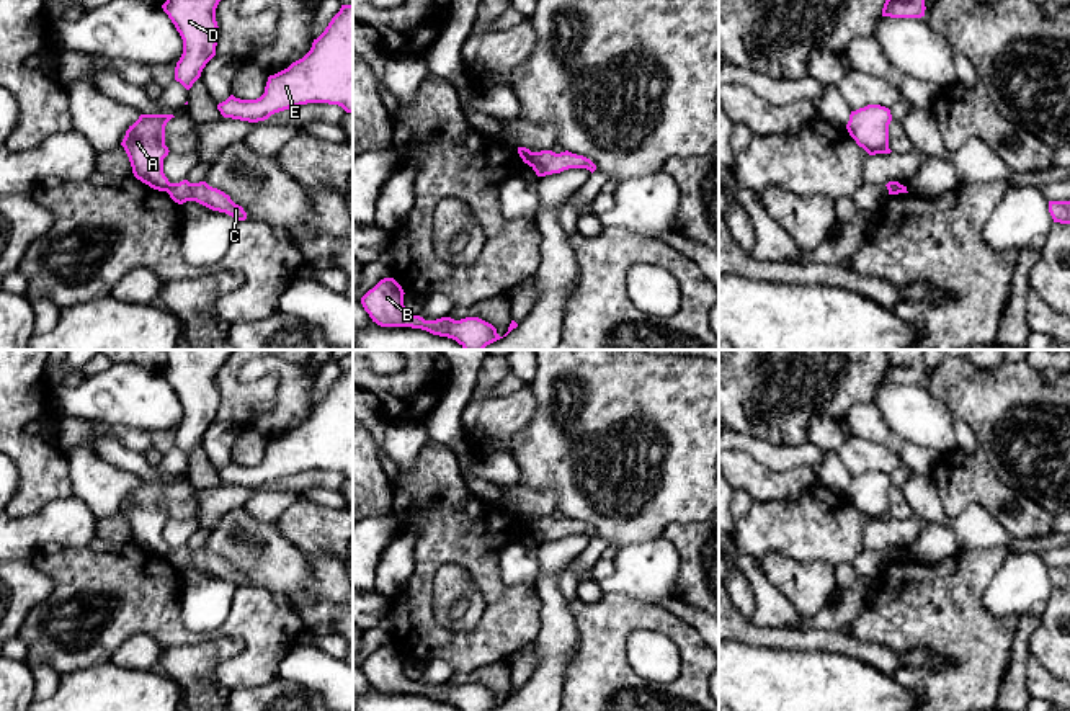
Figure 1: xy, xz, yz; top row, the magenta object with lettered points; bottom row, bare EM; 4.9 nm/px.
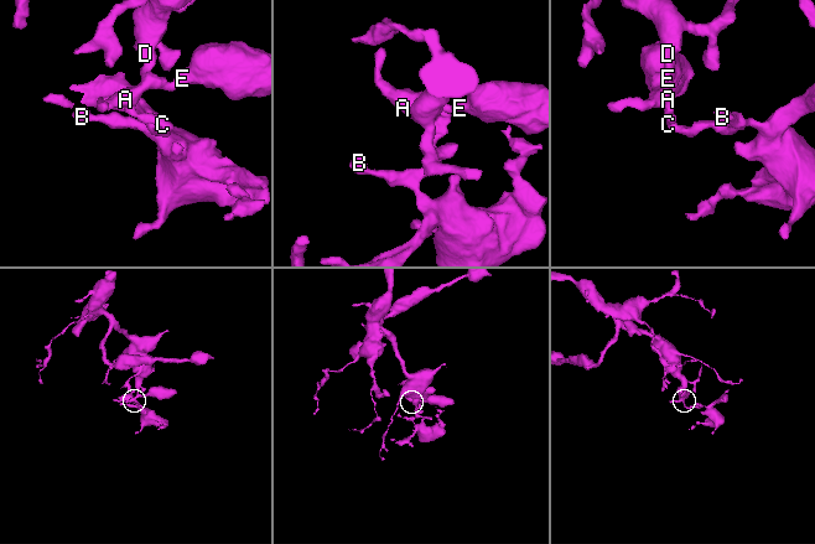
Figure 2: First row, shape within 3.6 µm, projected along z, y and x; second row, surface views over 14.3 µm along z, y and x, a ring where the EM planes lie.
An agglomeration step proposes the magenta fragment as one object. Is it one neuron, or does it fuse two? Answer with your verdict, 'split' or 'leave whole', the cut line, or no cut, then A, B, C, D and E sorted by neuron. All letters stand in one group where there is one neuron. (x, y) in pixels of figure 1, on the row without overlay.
split; cut xz (534, 518), (530, 532); groups A D E / B C

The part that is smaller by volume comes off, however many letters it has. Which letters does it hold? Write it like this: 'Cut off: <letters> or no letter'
Cut off: B, C

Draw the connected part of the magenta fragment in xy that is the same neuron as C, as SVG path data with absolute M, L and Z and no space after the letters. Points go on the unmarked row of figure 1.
M183 546L180 549L170 549L167 559L178 570L196 567L212 577L225 579L235 587L247 585L247 579L242 572L235 570L229 561L209 552L206 548L189 549L188 546Z

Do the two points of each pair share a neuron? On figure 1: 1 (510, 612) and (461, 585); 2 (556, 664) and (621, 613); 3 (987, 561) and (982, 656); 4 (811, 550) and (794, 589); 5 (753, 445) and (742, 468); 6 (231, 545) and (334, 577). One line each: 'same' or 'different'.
1: different
2: different
3: same
4: different
5: different
6: same

